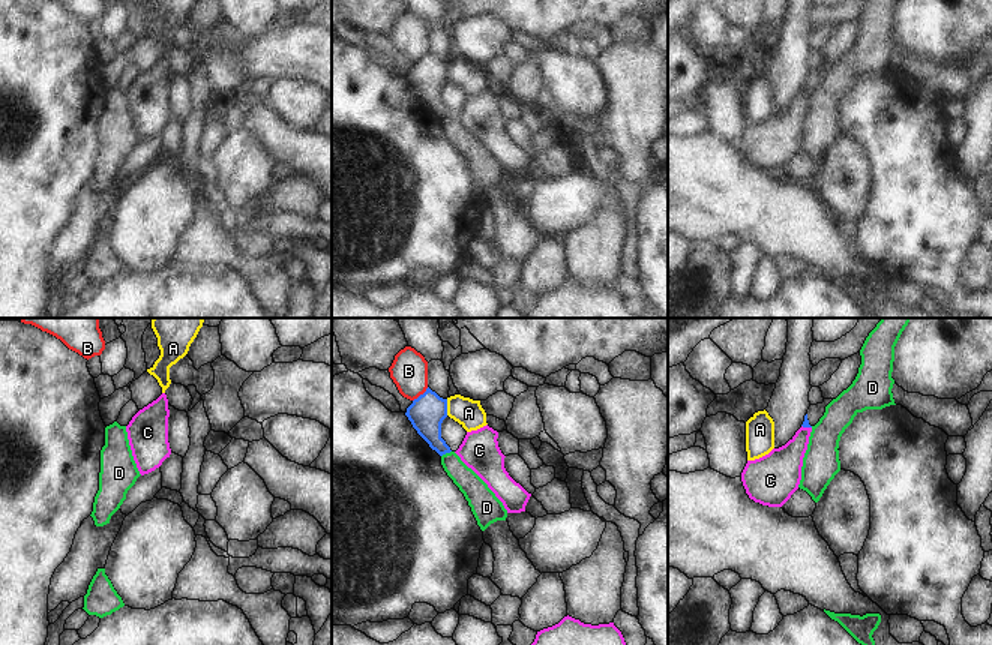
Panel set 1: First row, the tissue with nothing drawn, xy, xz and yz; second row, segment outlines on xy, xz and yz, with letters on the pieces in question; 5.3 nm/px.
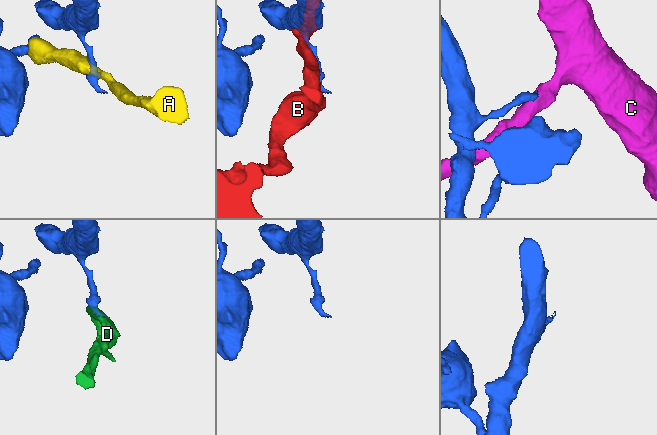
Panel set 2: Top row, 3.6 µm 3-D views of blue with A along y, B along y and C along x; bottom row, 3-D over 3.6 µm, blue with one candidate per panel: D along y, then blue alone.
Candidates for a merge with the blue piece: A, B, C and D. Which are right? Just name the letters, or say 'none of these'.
none of these

